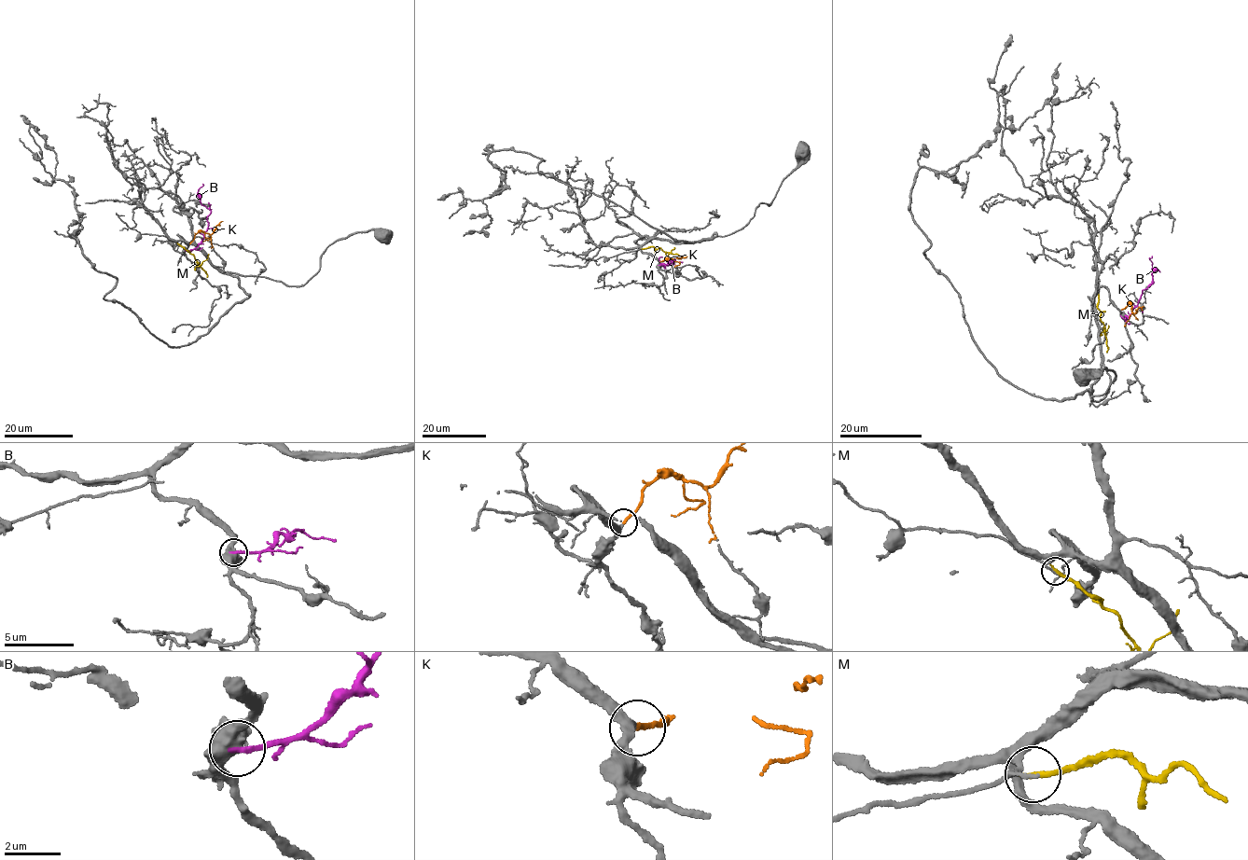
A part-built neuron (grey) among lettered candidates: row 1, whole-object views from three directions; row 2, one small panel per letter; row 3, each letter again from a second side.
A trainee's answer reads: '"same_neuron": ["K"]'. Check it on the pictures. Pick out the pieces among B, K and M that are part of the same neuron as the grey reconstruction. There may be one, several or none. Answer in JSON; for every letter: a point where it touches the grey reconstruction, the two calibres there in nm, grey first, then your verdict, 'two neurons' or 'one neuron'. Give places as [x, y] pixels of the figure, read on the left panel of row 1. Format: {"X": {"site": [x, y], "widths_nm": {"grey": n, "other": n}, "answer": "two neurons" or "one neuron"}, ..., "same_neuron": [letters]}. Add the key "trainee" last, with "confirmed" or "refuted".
{"B": {"site": [186, 250], "widths_nm": {"grey": 600, "other": 200}, "answer": "two neurons"}, "K": {"site": [189, 243], "widths_nm": {"grey": 220, "other": 200}, "answer": "one neuron"}, "M": {"site": [178, 244], "widths_nm": {"grey": 120, "other": 220}, "answer": "two neurons"}, "same_neuron": ["K"], "trainee": "confirmed"}

